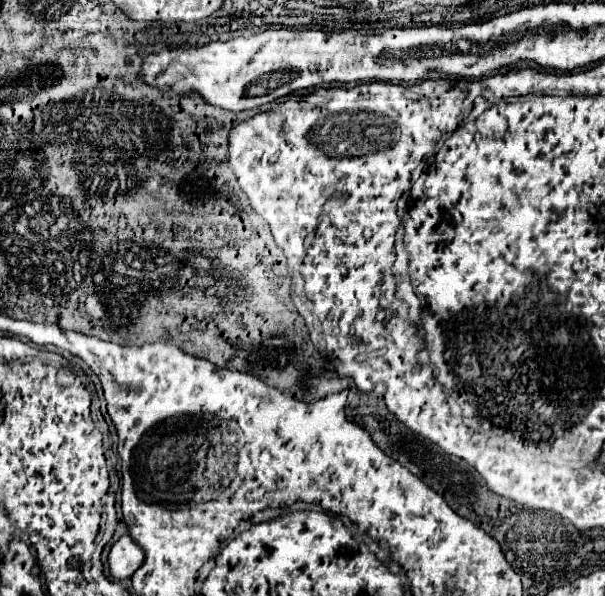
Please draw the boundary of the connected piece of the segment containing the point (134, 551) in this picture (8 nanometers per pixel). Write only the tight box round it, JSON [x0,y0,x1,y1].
[108,535,144,579]

